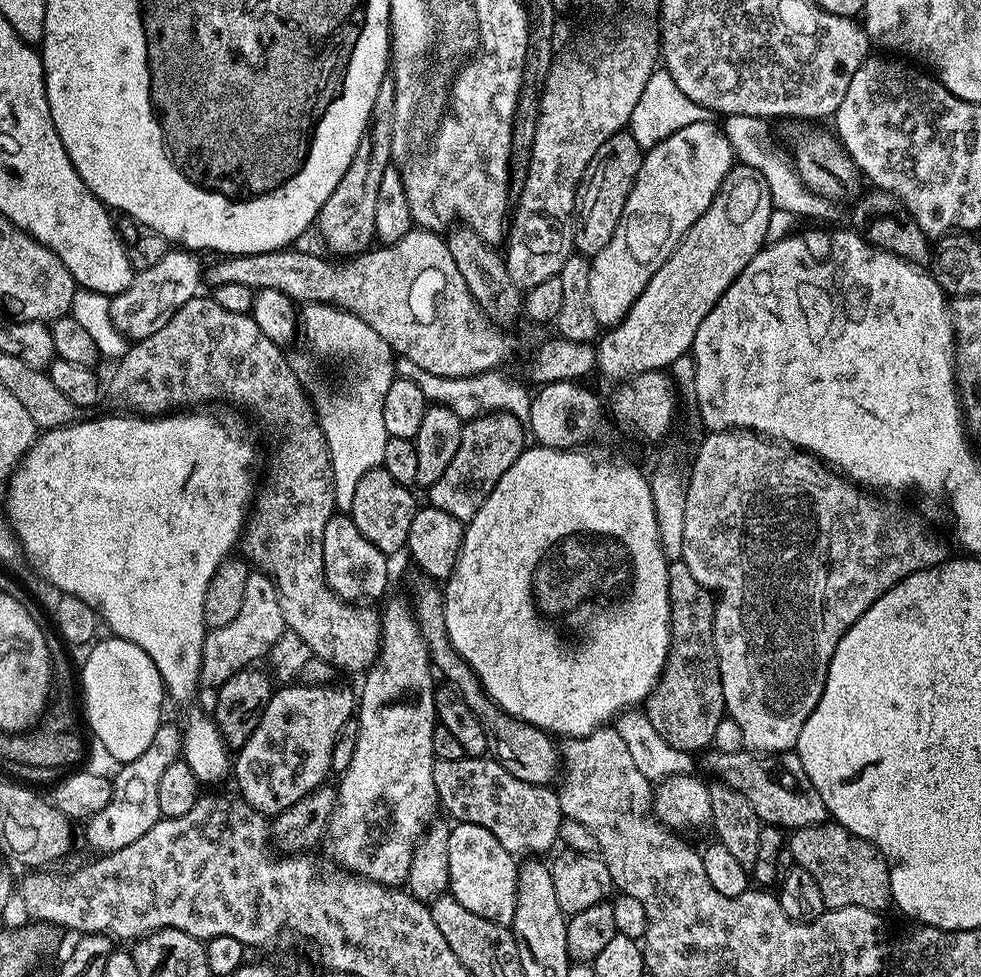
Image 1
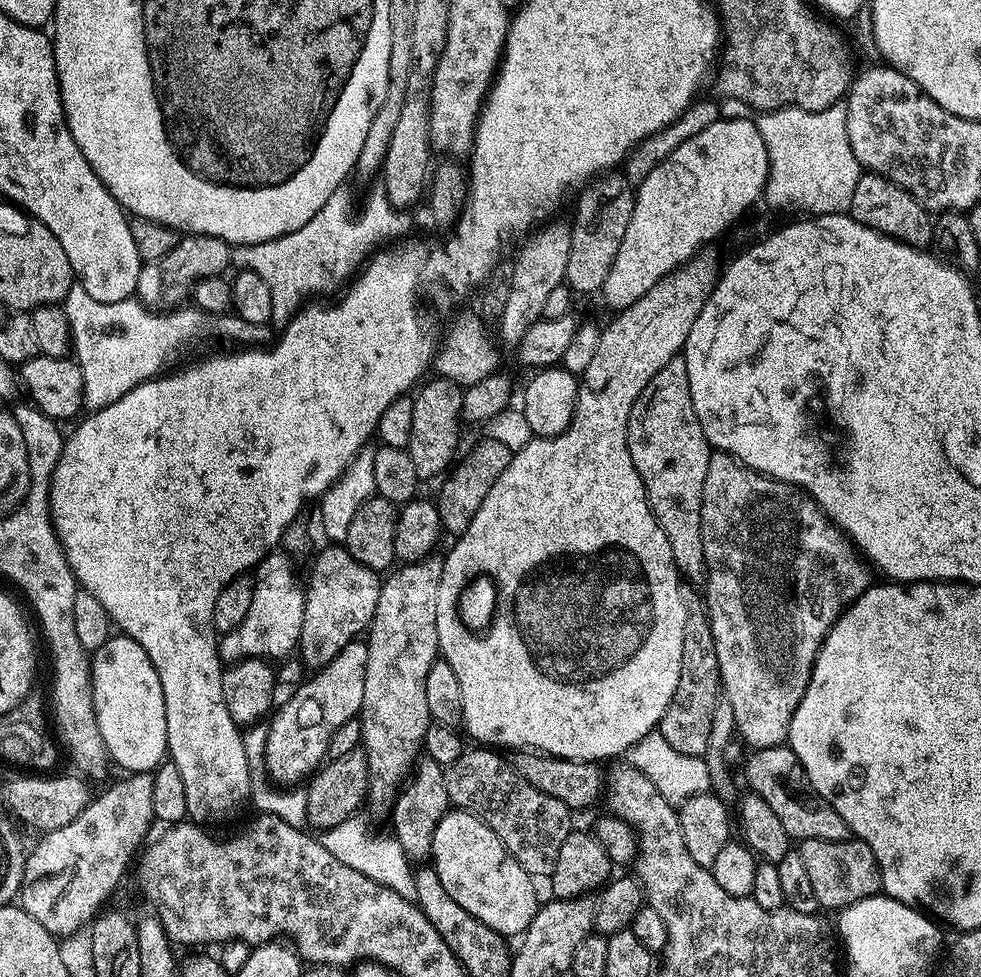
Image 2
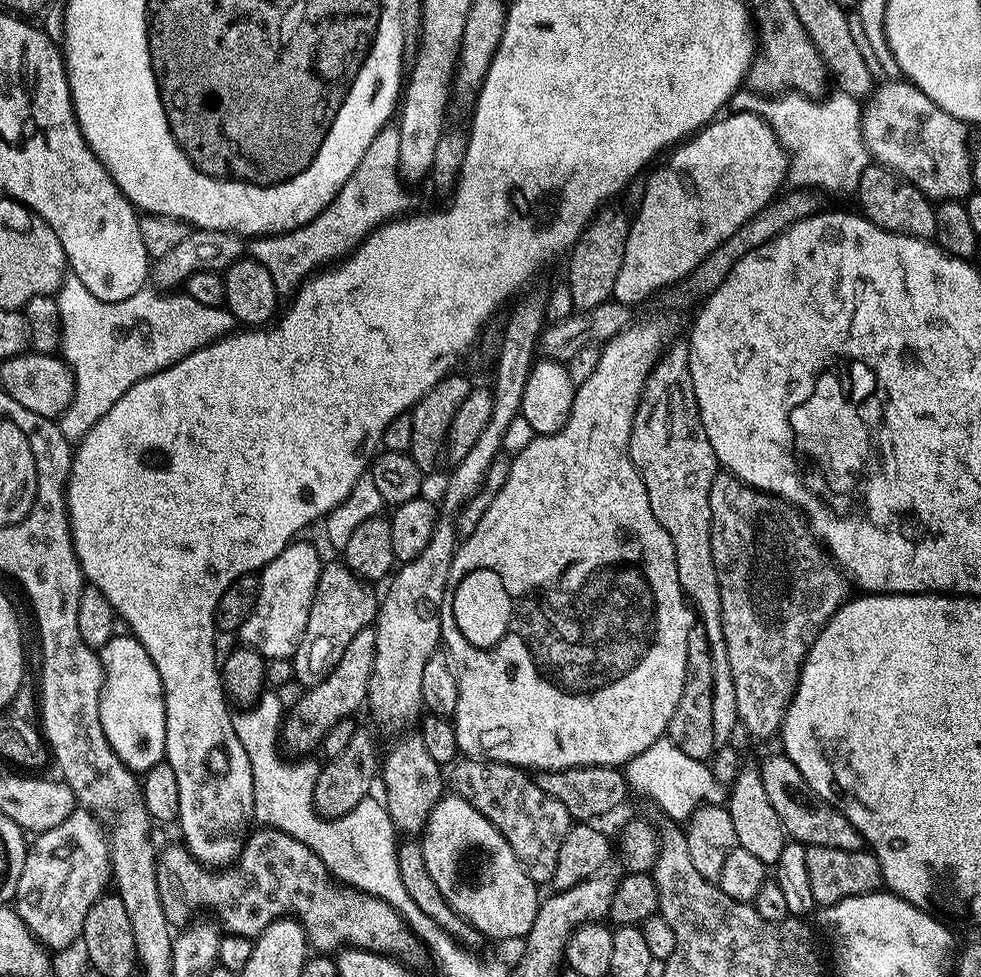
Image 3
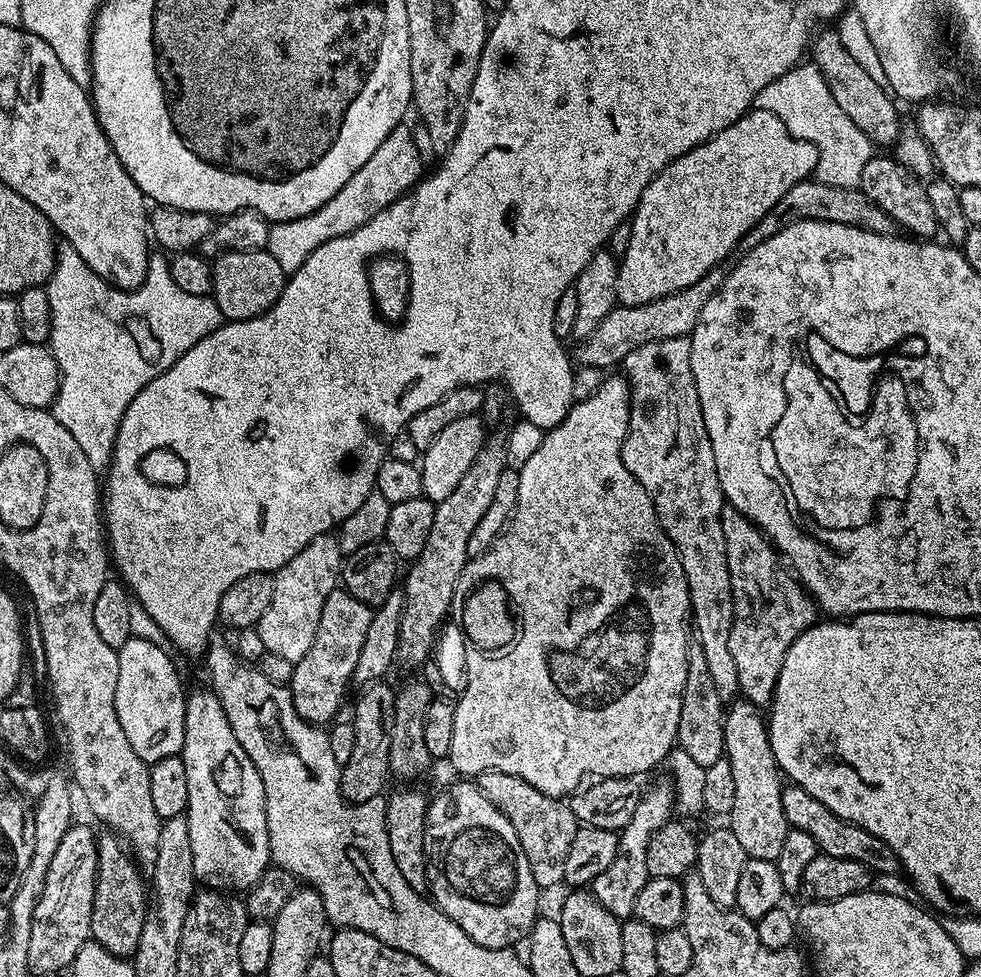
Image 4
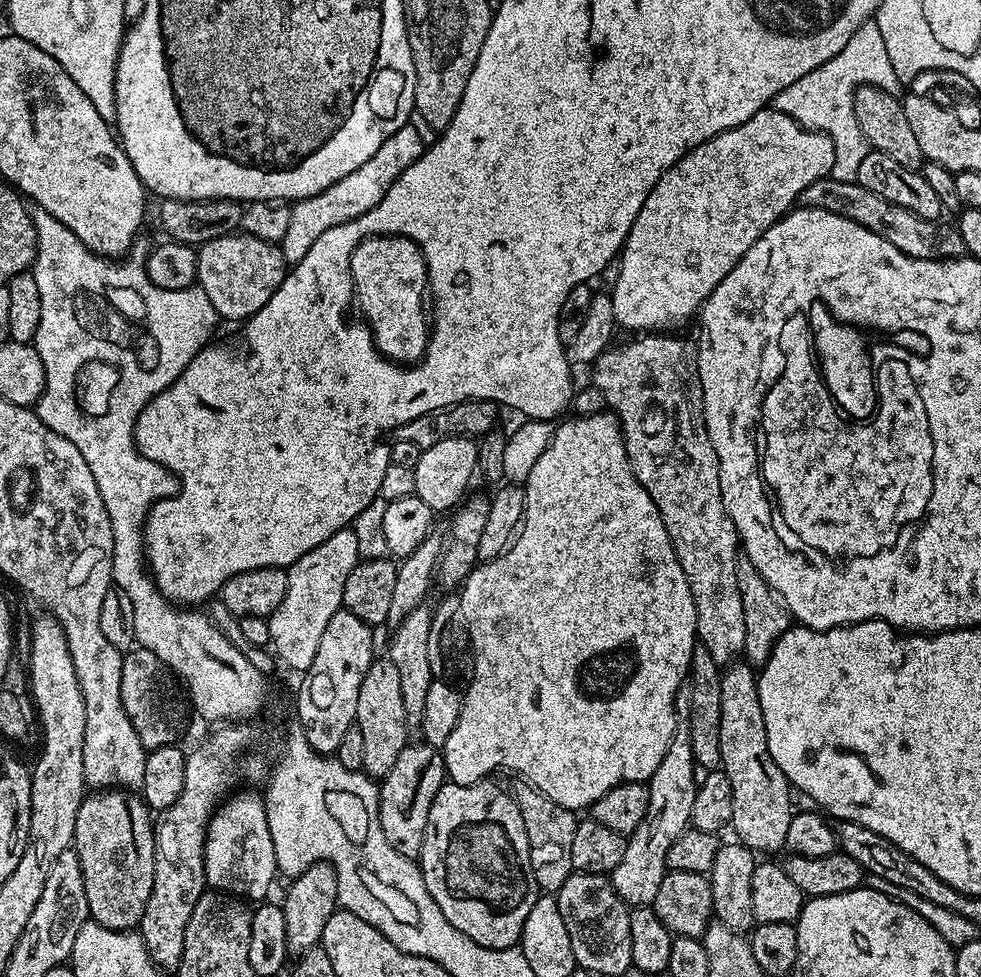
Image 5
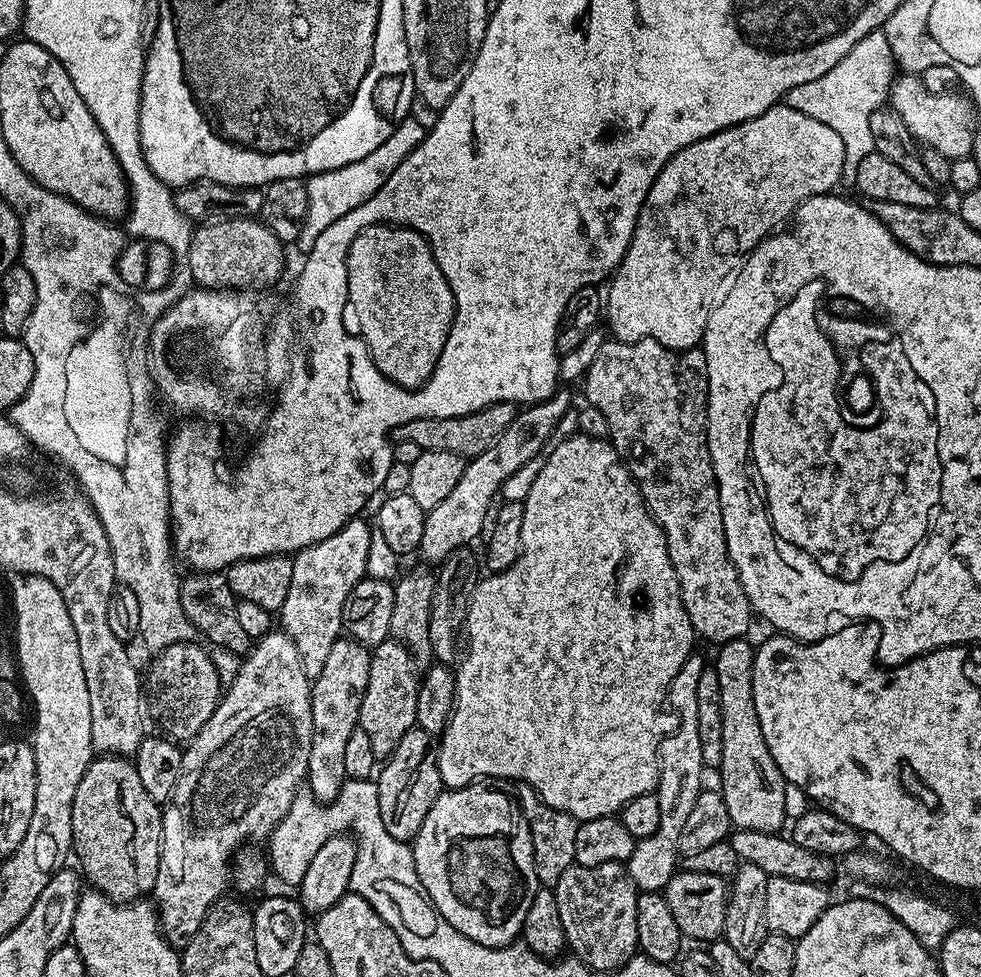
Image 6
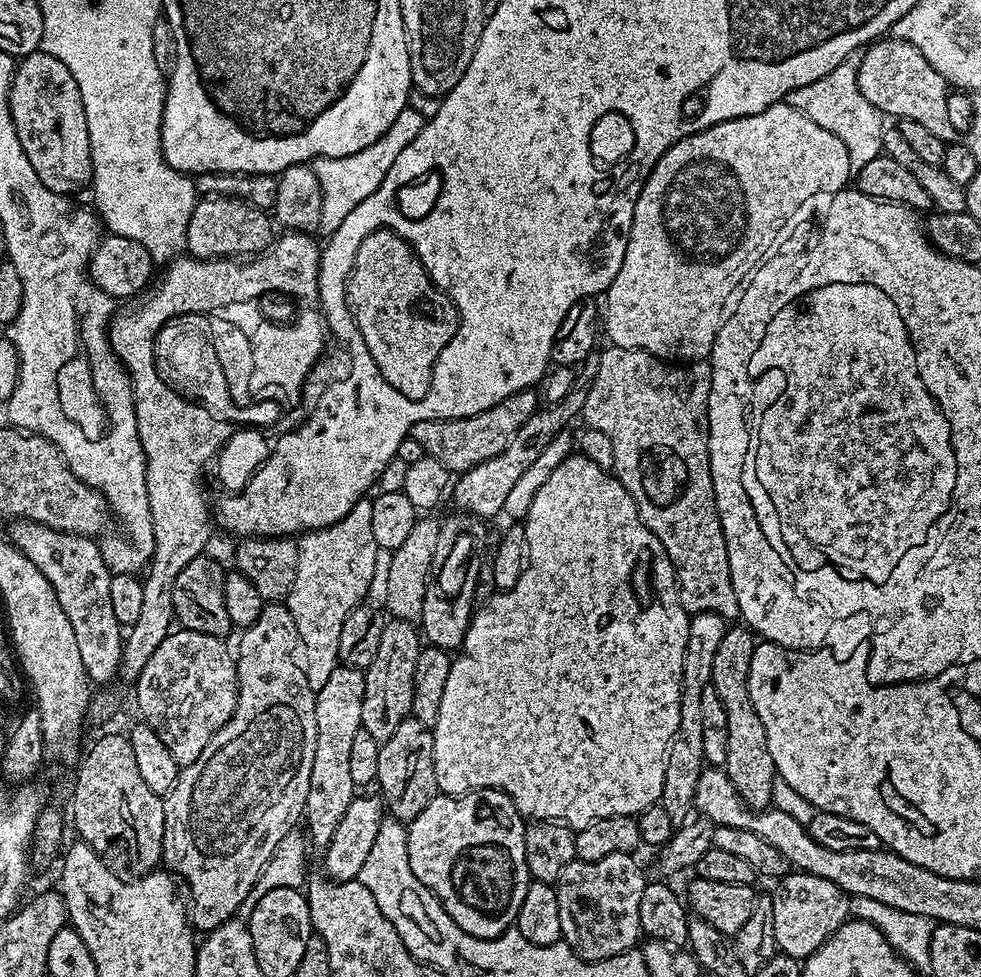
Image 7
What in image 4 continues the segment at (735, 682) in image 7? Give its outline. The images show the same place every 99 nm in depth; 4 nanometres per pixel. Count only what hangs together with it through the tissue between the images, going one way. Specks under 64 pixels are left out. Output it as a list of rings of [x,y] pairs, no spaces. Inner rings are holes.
[[[736,698],[727,705],[724,713],[724,754],[730,762],[735,783],[730,827],[734,838],[738,838],[738,846],[746,850],[751,859],[774,862],[782,850],[782,842],[786,842],[790,825],[782,810],[782,773],[776,766],[774,750],[768,737],[768,725],[760,712],[757,705]]]

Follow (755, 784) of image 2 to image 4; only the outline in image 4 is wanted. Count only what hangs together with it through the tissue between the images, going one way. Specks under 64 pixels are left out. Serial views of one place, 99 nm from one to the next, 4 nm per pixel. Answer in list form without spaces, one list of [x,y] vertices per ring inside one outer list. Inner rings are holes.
[[[789,783],[784,788],[782,810],[791,827],[806,830],[806,834],[813,835],[823,855],[850,858],[854,862],[862,862],[876,874],[901,871],[900,859],[896,857],[894,850],[890,850],[890,846],[886,846],[886,842],[882,842],[882,838],[870,834],[870,830],[866,830],[862,826],[852,824],[848,820],[843,820],[841,816],[834,815],[829,808],[822,806],[822,802],[818,802],[818,798],[814,798],[814,794],[806,794],[806,790],[802,790],[802,786]]]

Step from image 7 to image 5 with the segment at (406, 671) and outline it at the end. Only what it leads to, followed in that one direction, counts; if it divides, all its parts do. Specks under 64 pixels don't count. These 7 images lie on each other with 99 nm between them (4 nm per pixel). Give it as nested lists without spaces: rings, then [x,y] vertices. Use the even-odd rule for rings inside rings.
[[[373,659],[372,665],[366,670],[366,678],[362,678],[362,690],[358,690],[358,710],[354,726],[362,730],[363,771],[373,778],[382,778],[390,774],[394,762],[398,762],[398,754],[402,754],[402,750],[410,743],[406,706],[402,706],[400,675],[398,666],[394,666],[392,660]]]

